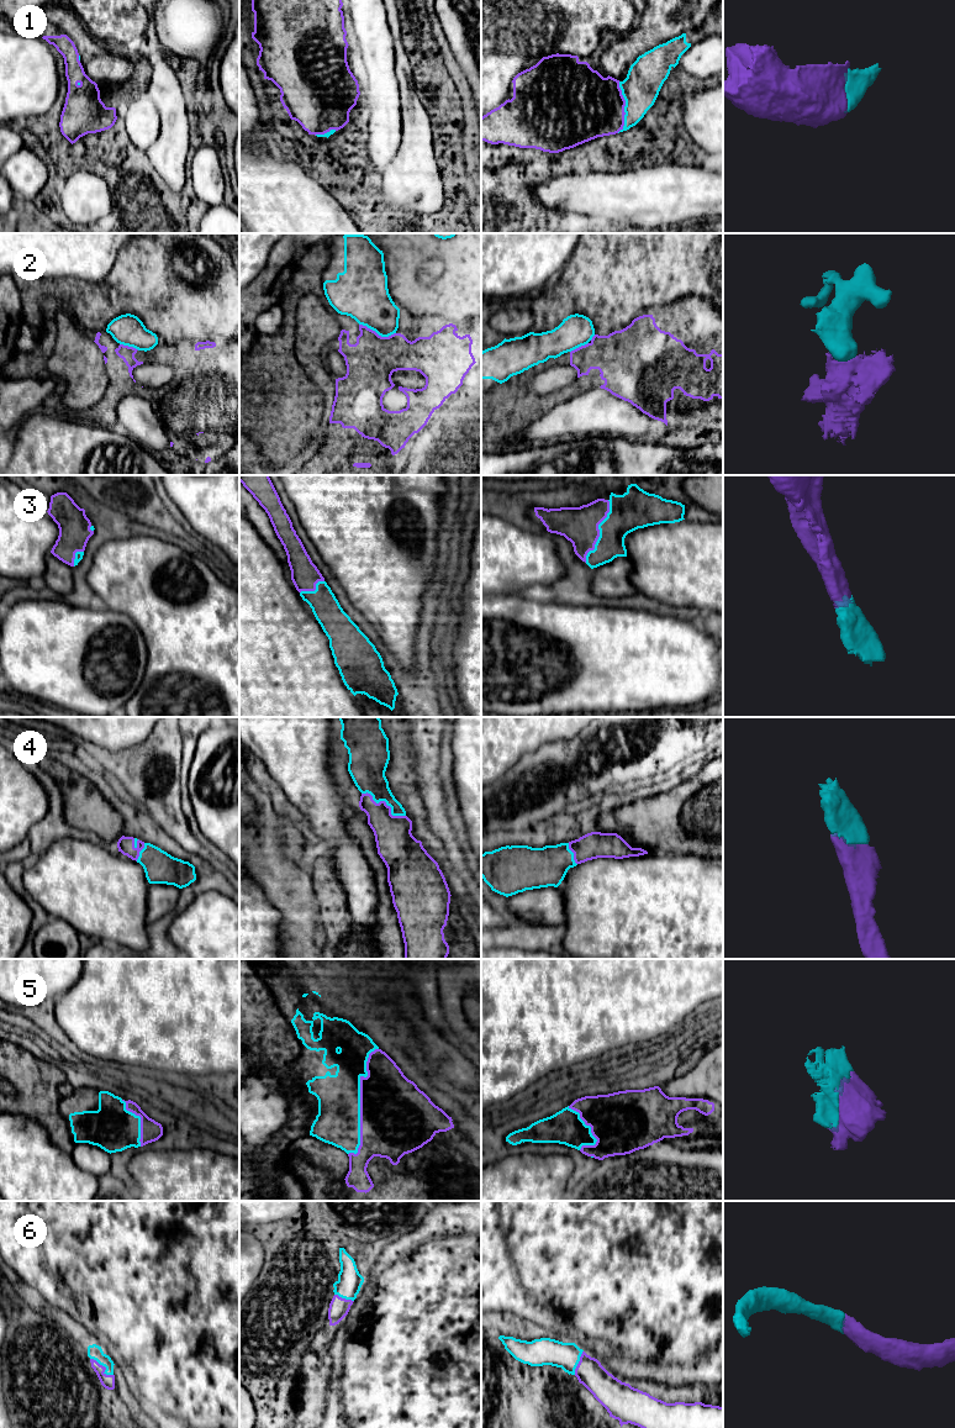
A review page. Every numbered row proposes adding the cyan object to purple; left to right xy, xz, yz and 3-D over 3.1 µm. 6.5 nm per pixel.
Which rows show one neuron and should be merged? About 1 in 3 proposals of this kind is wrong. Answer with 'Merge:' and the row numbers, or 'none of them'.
Merge: 1, 3, 4, 5, 6

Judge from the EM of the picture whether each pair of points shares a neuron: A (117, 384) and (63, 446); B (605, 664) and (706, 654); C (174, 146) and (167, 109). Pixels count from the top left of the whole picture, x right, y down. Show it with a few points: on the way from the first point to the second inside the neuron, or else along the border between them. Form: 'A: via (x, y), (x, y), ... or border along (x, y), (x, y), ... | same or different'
A: border along (90, 420), (100, 426), (111, 428) | different
B: via (629, 660), (681, 659) | same
C: via (174, 137), (174, 117) | same

